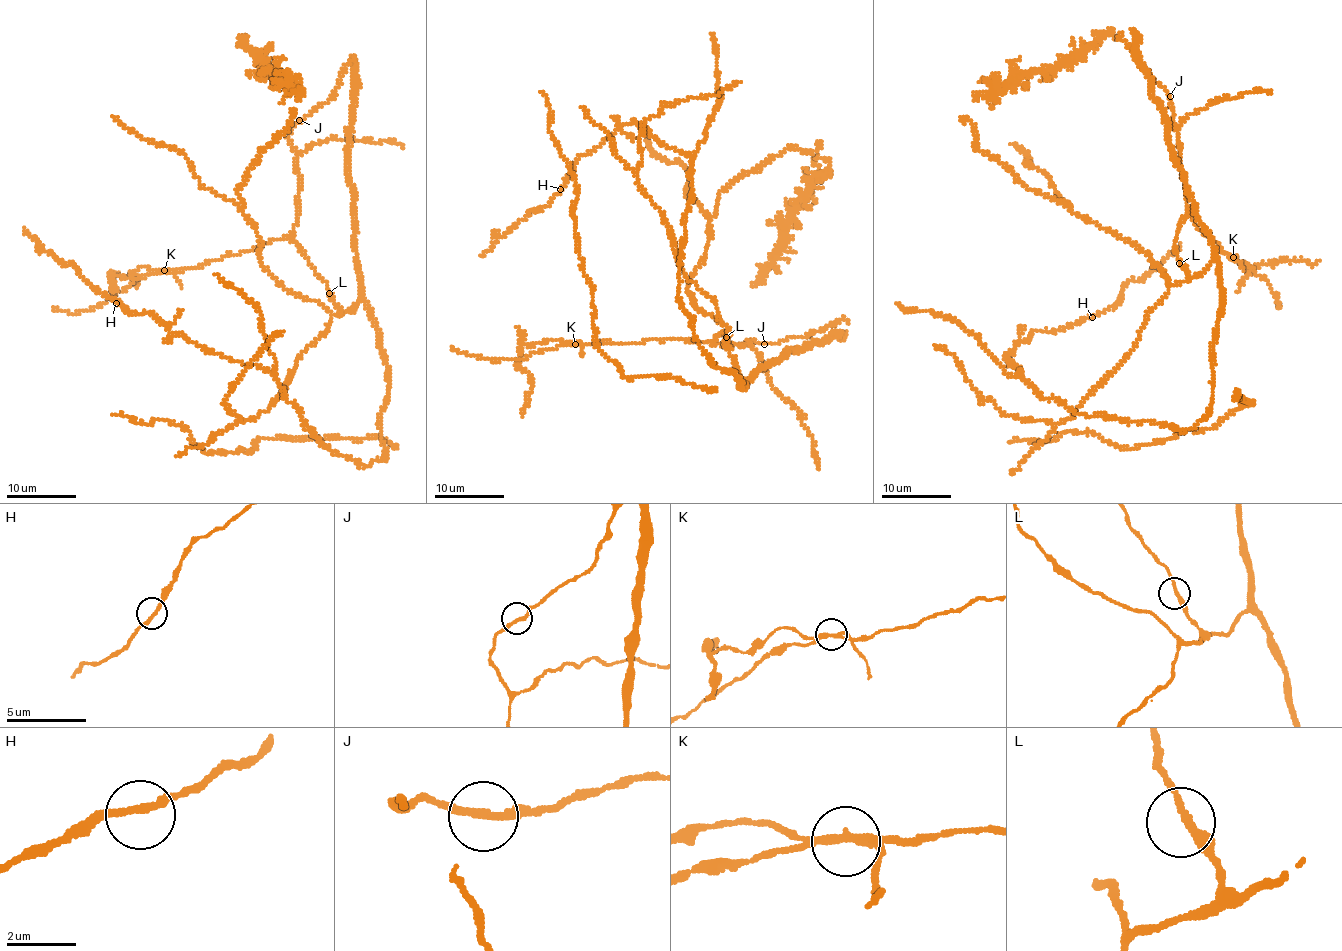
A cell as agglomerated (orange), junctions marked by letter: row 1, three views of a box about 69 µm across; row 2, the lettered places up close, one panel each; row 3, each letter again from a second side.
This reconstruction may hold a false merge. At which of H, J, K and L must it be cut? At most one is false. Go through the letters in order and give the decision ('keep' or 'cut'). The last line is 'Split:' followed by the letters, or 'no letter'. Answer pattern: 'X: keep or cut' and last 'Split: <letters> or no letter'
H: keep
J: keep
K: cut
L: keep
Split: K

